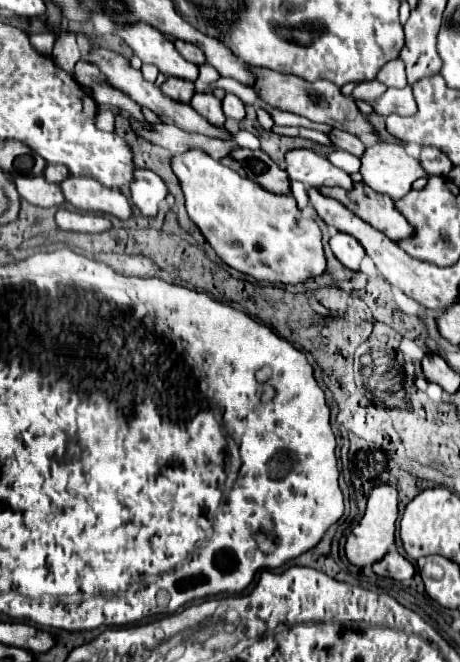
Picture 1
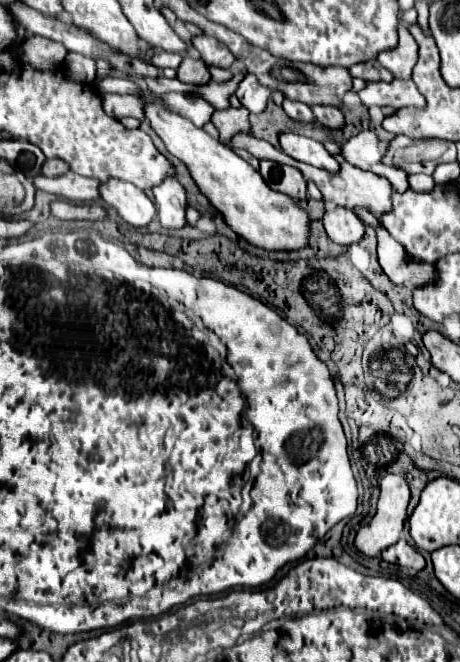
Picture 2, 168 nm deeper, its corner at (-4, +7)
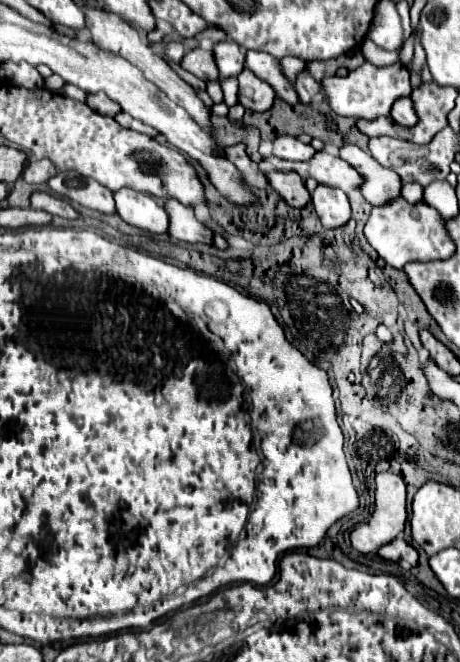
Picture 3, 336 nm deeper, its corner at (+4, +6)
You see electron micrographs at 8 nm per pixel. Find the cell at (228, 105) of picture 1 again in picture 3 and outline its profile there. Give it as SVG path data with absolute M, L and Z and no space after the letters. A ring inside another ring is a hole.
M245 69L239 75L239 101L251 111L267 111L275 101L275 89L259 79L251 69Z

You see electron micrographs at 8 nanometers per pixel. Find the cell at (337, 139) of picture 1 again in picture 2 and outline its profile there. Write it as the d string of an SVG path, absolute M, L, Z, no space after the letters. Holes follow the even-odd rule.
M313 106L313 114L319 124L331 130L341 130L345 126L345 118L337 108L323 108L323 106Z

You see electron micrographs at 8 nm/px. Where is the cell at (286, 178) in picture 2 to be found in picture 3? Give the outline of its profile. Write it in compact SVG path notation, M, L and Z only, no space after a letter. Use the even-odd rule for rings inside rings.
M271 171L267 173L269 185L291 205L291 207L305 207L311 201L311 195L305 187L305 181L297 173L281 173Z

